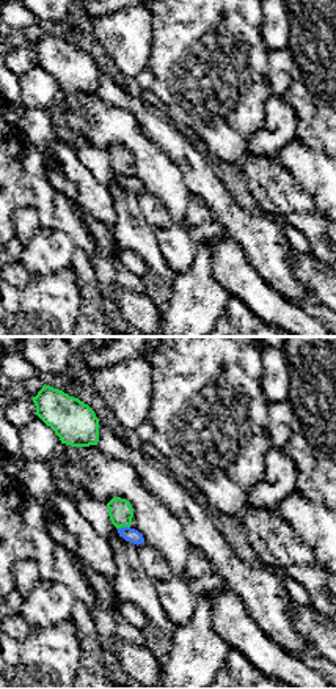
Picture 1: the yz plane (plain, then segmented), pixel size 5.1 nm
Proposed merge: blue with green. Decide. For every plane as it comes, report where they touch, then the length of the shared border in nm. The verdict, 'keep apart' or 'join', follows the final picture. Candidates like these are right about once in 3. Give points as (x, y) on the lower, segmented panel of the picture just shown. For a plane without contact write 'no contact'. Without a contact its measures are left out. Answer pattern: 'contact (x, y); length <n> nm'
contact (123, 527); length 70 nm

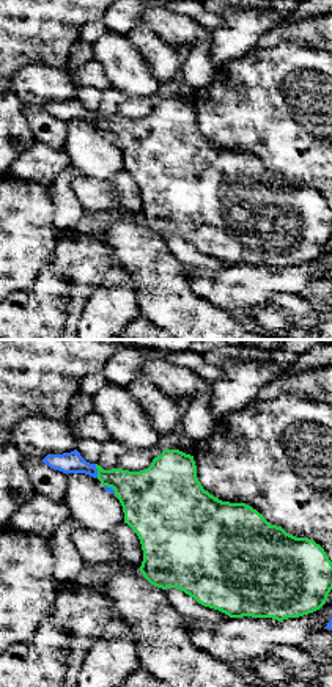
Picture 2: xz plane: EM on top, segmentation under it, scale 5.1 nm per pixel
contact (96, 470); length 70 nm

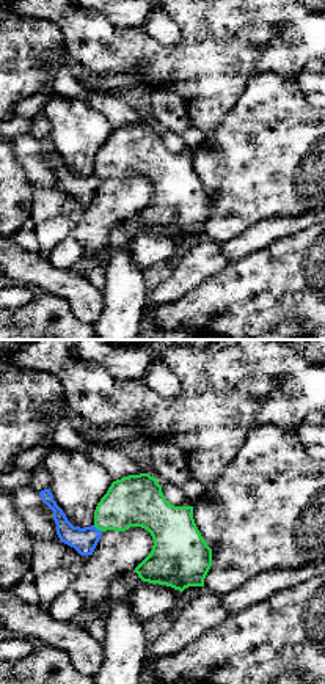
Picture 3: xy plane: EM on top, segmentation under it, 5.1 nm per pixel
contact (96, 529); length 60 nm

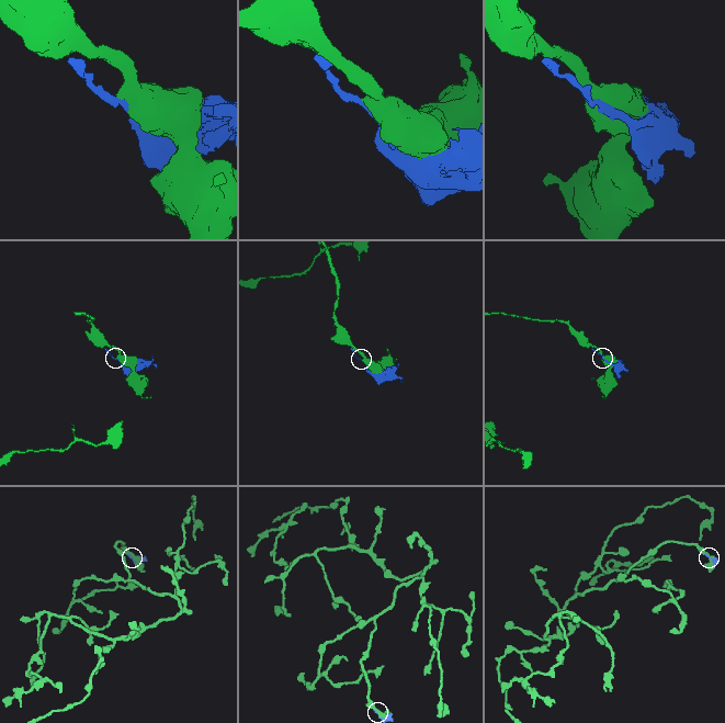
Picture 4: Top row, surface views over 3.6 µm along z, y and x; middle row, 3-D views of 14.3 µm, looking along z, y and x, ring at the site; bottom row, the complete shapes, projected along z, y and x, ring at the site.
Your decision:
keep apart

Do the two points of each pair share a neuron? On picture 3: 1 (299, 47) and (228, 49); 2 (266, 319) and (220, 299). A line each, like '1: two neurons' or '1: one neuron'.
1: one neuron
2: one neuron

